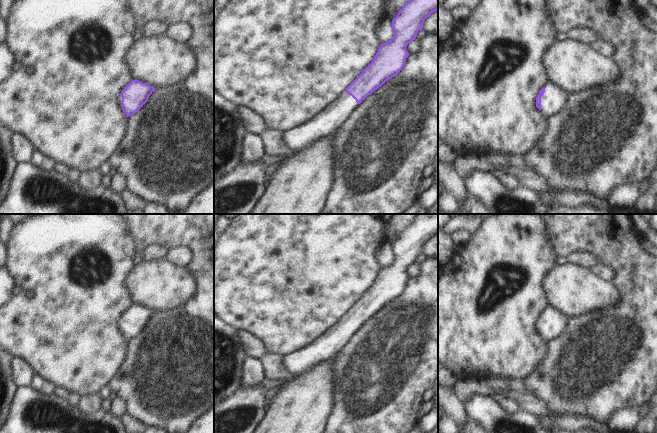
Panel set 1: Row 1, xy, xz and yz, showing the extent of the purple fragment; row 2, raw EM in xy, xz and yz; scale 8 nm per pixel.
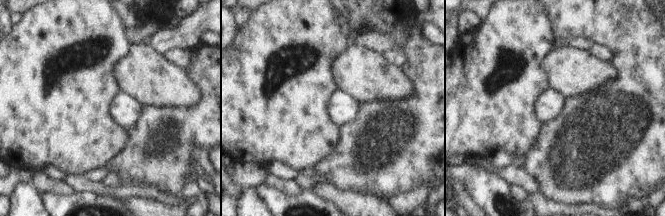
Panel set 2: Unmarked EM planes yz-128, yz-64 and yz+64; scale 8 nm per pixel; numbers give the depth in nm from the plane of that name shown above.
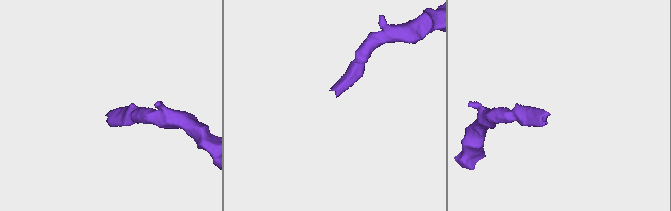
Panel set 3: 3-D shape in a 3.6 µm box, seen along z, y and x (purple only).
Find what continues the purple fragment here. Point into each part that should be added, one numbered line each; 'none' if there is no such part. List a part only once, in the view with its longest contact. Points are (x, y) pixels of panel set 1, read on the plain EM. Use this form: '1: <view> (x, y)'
1: yz (554, 323)

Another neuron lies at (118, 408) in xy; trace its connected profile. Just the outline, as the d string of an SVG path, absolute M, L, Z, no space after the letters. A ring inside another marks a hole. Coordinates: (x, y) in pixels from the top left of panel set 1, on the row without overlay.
M116 397L112 400L109 412L114 416L122 418L126 414L126 405L122 399Z

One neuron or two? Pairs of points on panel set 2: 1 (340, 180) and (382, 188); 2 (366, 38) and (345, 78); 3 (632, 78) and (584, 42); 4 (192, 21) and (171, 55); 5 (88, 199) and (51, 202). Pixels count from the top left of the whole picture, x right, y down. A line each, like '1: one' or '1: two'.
1: one
2: two
3: two
4: two
5: one

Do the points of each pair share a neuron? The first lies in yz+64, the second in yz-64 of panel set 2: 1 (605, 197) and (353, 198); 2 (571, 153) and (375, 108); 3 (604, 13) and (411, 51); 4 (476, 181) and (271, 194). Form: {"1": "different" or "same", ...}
{"1": "different", "2": "same", "3": "same", "4": "same"}

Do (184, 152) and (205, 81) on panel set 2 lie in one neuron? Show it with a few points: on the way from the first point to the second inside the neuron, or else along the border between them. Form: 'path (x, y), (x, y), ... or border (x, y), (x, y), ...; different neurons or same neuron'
path (193, 134), (207, 120), (207, 99); same neuron

